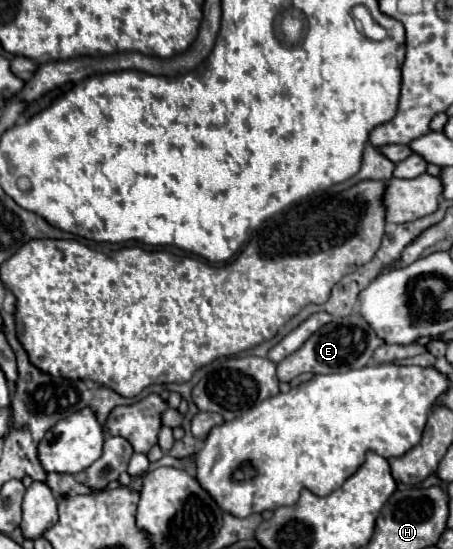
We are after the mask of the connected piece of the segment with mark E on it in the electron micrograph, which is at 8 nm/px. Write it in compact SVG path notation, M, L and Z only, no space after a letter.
M361 315L335 317L331 323L315 331L295 353L277 363L277 377L279 381L291 381L301 373L341 373L361 369L371 363L375 349L381 345L385 345L385 341L369 329L369 323Z

